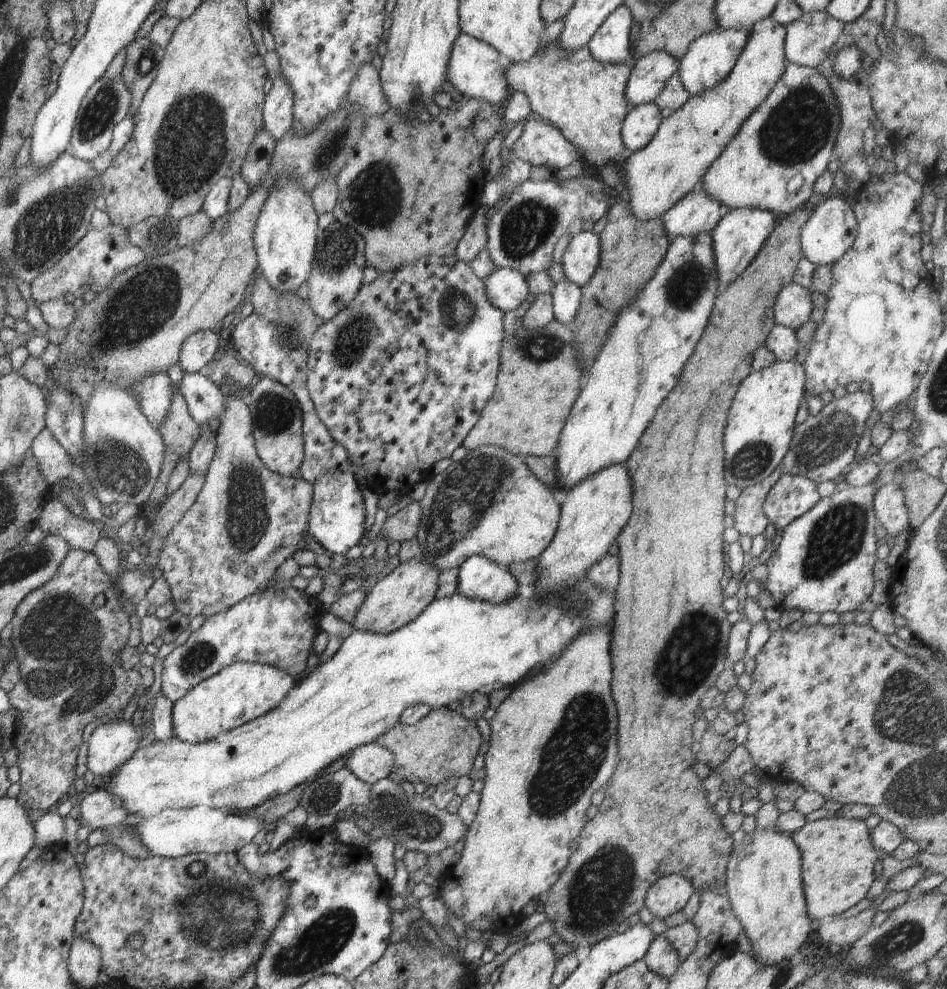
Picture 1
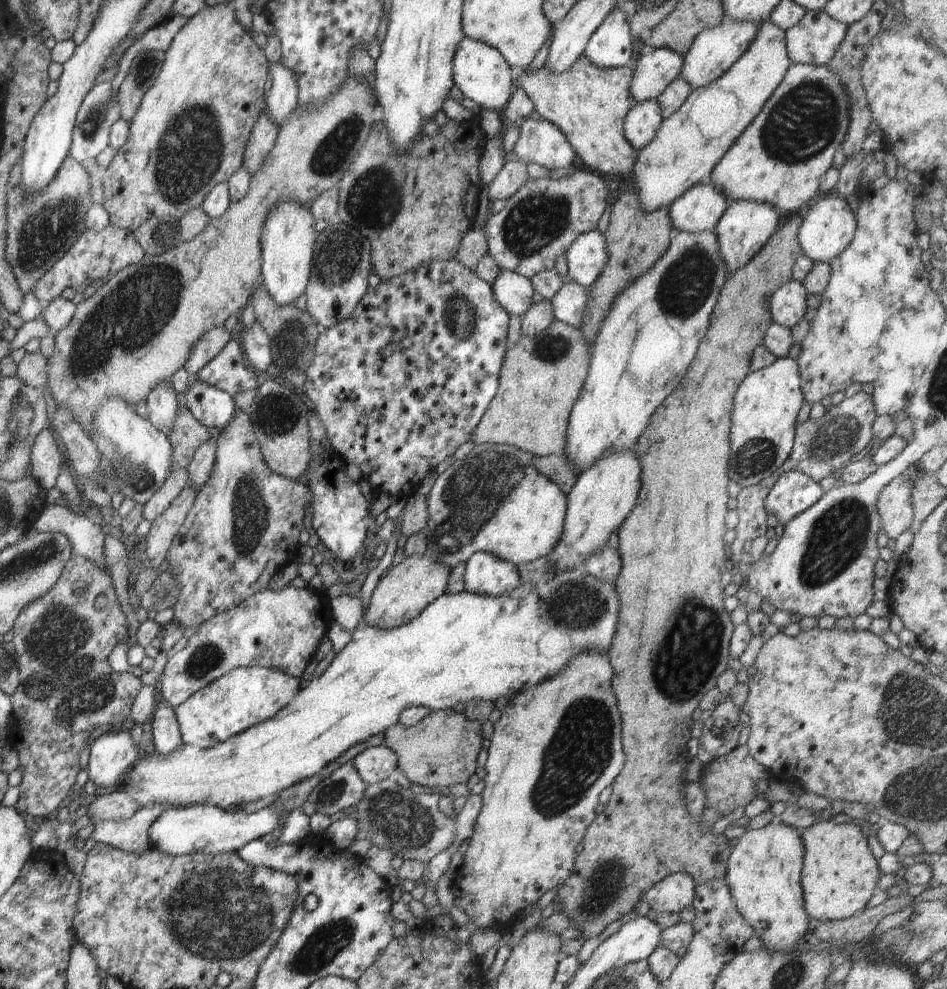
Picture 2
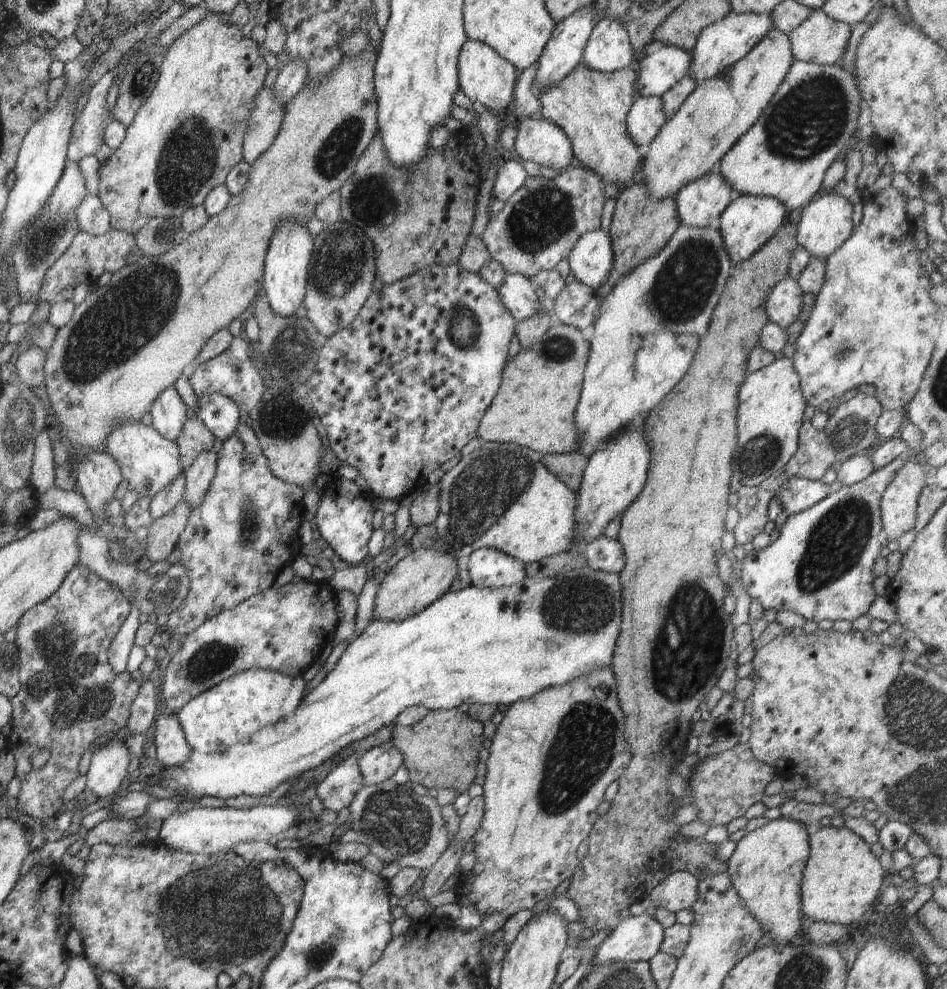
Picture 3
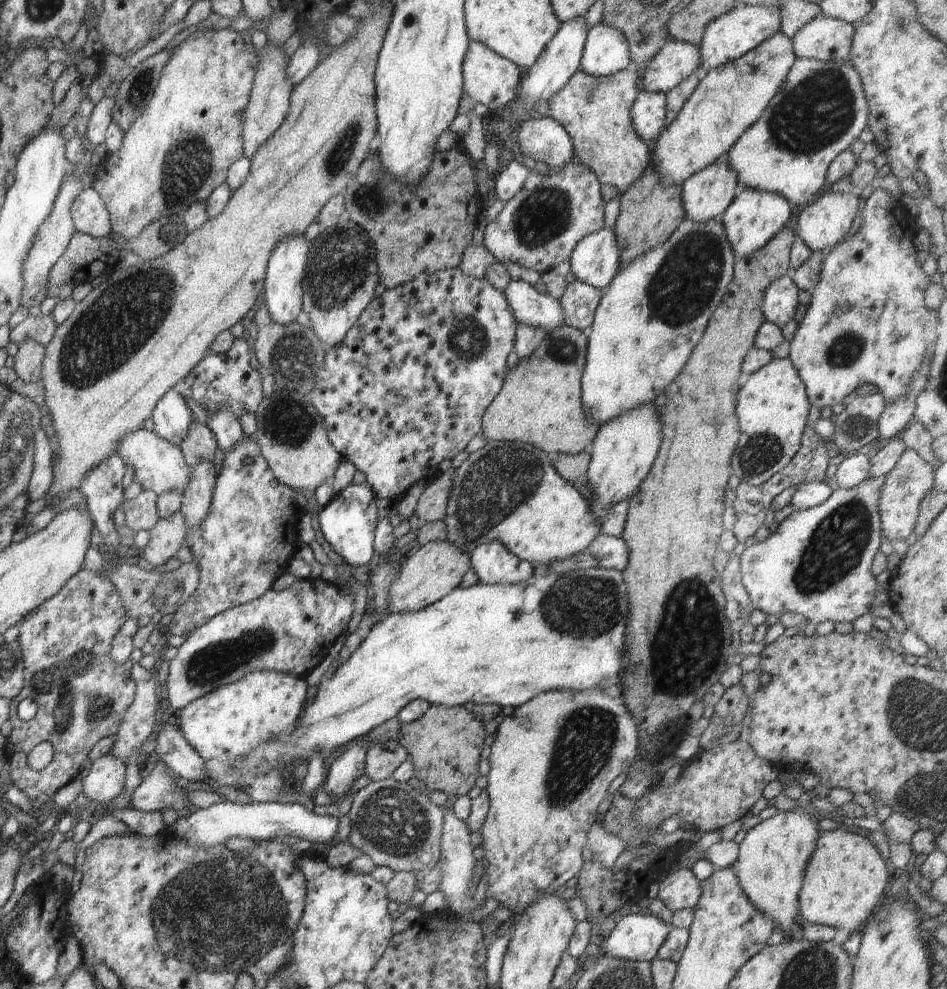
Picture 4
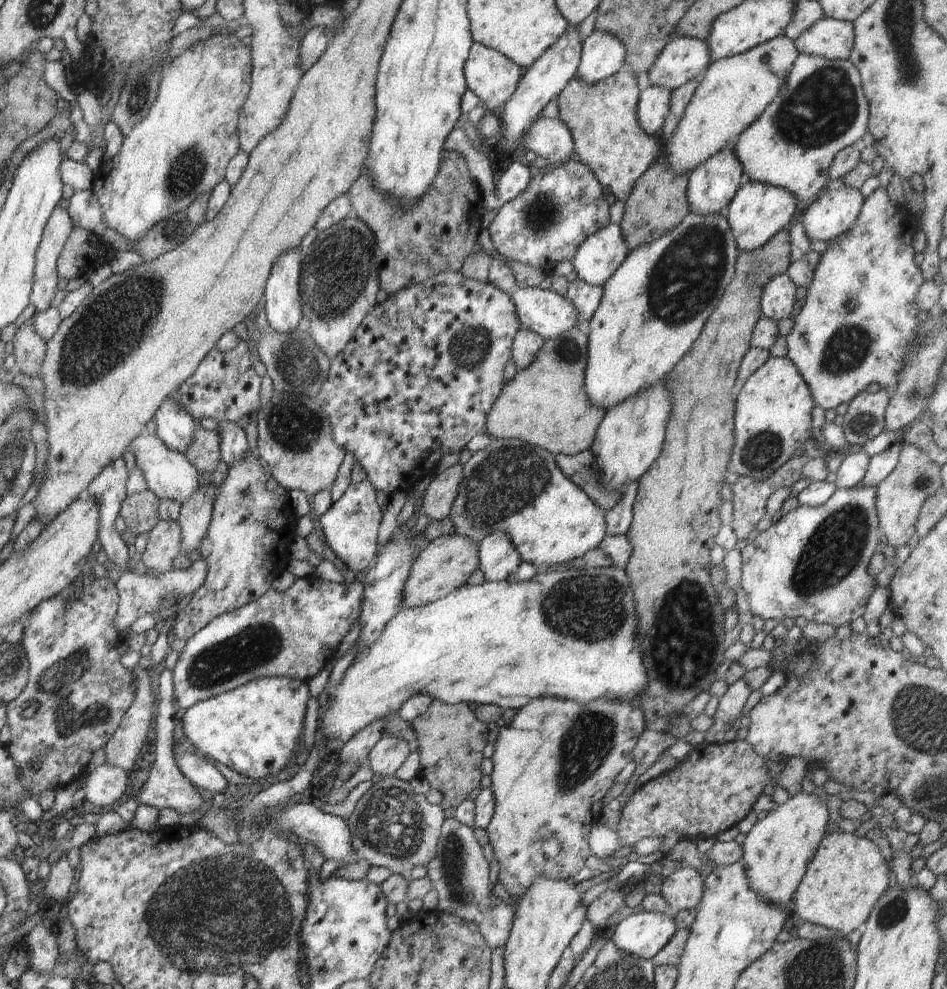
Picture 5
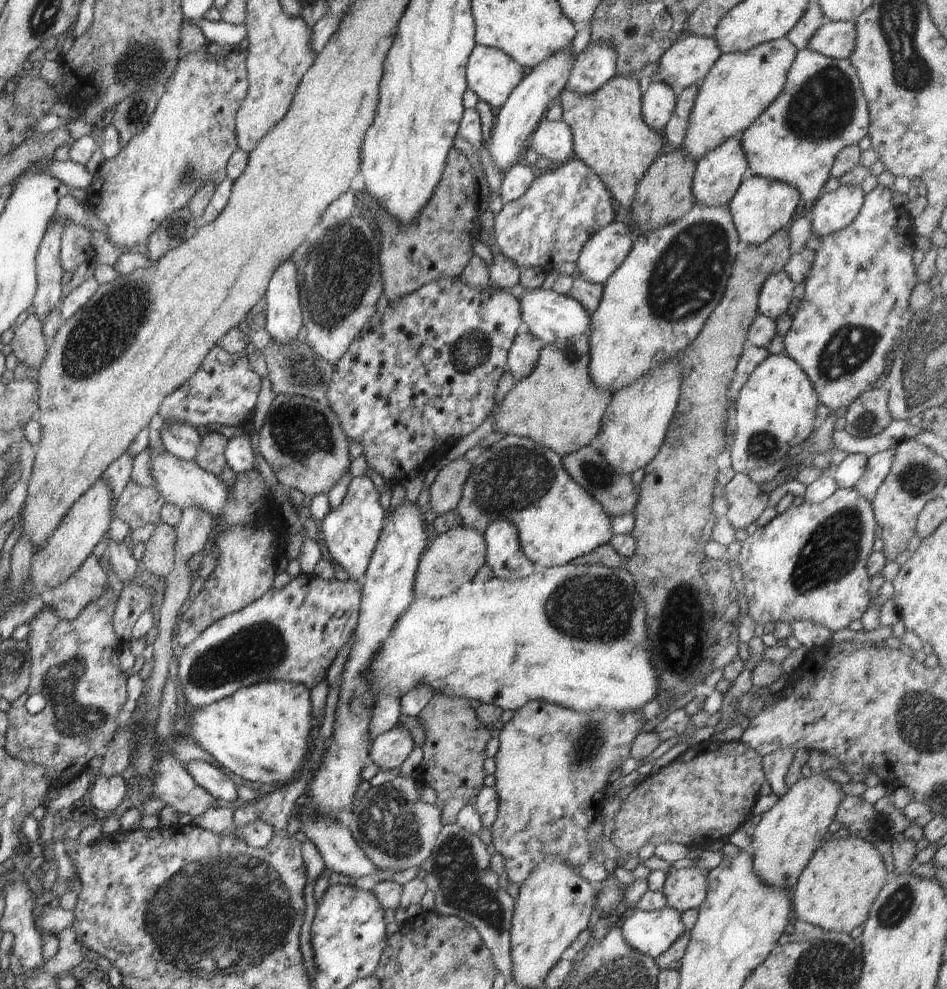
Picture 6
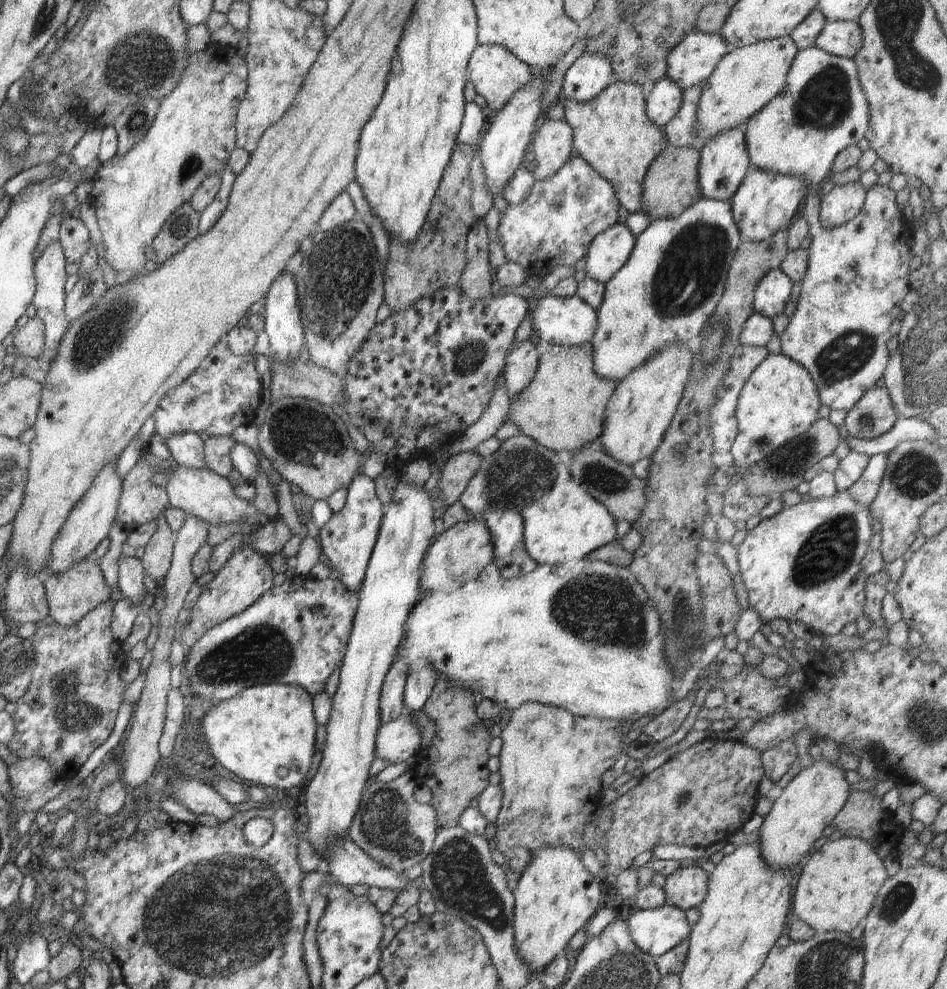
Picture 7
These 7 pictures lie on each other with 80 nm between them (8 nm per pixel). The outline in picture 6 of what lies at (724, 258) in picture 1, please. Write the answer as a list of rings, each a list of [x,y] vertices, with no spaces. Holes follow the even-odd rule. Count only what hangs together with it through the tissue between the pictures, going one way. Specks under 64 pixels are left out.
[[[752,176],[738,187],[736,194],[726,206],[732,217],[742,246],[758,246],[766,242],[775,232],[786,228],[800,204],[800,193],[792,185]]]

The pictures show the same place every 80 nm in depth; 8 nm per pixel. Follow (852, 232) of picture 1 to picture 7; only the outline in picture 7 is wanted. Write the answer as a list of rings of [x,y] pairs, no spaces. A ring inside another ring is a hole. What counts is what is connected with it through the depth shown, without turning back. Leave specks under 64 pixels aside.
[[[860,182],[836,185],[828,194],[820,197],[819,219],[827,229],[850,222],[865,203],[866,189]]]

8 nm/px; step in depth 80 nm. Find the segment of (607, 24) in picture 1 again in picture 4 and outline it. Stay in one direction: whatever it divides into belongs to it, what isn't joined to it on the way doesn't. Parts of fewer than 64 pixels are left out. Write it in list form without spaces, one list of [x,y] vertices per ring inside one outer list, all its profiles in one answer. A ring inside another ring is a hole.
[[[598,23],[587,32],[580,69],[606,77],[632,67],[629,44],[617,28]]]

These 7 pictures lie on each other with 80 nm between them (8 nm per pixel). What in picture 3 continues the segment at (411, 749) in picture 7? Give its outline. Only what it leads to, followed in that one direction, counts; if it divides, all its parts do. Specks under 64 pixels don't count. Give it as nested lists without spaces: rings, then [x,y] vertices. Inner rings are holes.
[[[388,741],[359,756],[358,766],[364,782],[372,786],[391,779],[396,770],[403,766],[403,758],[392,742]]]

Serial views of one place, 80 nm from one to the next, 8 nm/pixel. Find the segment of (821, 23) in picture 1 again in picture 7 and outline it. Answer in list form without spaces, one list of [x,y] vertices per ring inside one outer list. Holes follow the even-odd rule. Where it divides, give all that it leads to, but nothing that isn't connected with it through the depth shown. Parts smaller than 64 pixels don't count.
[[[826,21],[813,44],[836,57],[853,59],[862,46],[862,33],[852,21]]]

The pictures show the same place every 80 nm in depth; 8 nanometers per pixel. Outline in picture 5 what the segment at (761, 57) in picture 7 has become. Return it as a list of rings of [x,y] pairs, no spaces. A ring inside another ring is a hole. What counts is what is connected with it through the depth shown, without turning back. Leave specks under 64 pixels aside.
[[[782,34],[764,44],[748,49],[748,52],[711,62],[700,76],[698,88],[687,104],[678,126],[670,135],[668,143],[664,144],[663,149],[671,170],[674,173],[690,174],[710,157],[722,152],[725,148],[732,148],[742,132],[766,110],[771,100],[778,96],[798,55],[799,52],[793,40]]]

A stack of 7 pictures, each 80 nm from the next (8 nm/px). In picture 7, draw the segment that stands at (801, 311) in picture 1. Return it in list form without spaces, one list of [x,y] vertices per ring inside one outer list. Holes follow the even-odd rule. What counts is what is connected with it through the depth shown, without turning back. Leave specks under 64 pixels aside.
[[[780,269],[771,271],[758,283],[754,293],[754,312],[771,318],[782,314],[789,301],[793,282]]]

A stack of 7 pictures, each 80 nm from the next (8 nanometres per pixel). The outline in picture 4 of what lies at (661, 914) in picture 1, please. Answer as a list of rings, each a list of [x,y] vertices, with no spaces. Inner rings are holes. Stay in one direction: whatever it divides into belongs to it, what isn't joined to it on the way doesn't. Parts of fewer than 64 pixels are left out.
[[[681,869],[663,878],[659,883],[657,898],[674,912],[682,908],[694,908],[700,895],[700,883],[692,870]]]

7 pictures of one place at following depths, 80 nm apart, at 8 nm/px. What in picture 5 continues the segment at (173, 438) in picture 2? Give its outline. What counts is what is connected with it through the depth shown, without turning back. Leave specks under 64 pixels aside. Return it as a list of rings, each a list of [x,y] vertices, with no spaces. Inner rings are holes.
[[[196,423],[192,442],[188,445],[185,457],[199,473],[212,474],[221,460],[220,437],[218,432],[204,429]]]

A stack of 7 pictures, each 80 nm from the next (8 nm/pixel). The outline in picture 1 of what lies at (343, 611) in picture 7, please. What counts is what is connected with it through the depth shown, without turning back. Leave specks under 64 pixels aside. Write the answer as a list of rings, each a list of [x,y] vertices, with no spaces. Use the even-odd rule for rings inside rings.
[[[292,586],[280,590],[270,587],[262,592],[255,592],[229,609],[207,617],[198,630],[191,632],[184,644],[173,649],[163,662],[160,692],[174,704],[194,688],[194,685],[234,663],[272,665],[298,680],[307,672],[307,658],[313,648],[314,638],[321,631],[319,620],[322,614],[324,610],[316,596],[306,595],[304,591]]]

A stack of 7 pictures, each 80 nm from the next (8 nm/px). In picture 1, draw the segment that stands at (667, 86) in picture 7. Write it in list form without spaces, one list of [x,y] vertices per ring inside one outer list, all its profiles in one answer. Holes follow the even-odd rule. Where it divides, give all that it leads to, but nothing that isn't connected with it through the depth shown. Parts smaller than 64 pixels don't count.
[[[653,102],[630,108],[621,126],[622,142],[627,150],[642,150],[654,138],[662,119],[659,108]]]

